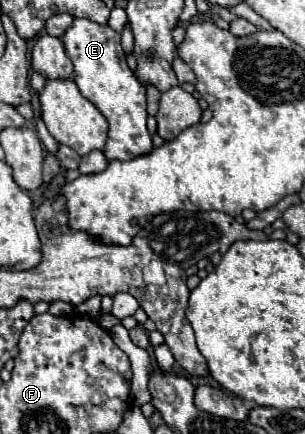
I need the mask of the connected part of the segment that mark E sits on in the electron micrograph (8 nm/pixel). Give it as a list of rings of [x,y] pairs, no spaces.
[[[73,19],[71,27],[61,35],[67,57],[73,61],[77,83],[83,97],[87,97],[107,119],[109,139],[105,145],[105,157],[129,161],[133,157],[145,155],[153,149],[151,137],[147,133],[147,111],[145,111],[145,87],[135,79],[133,71],[125,63],[125,53],[119,43],[121,35],[109,25],[99,25],[89,19]]]

